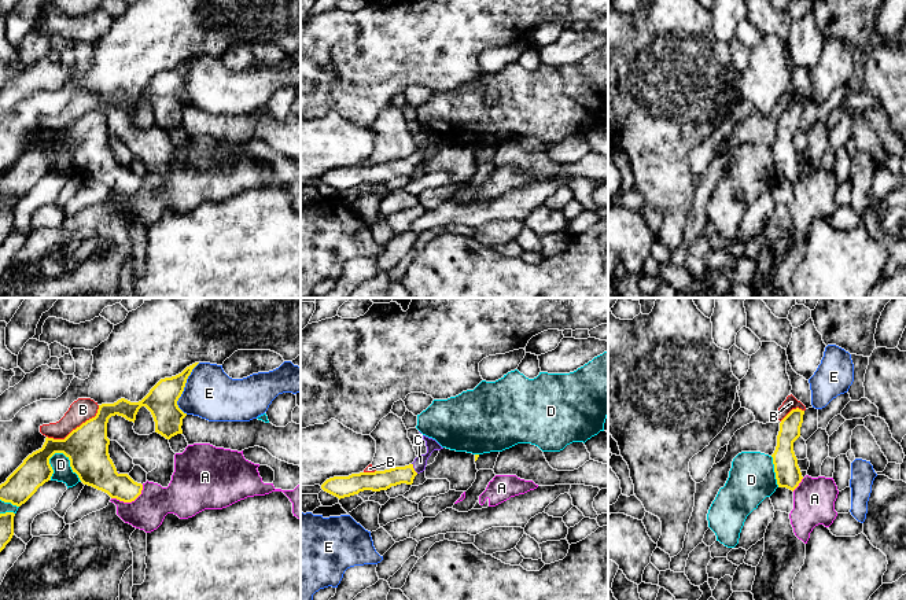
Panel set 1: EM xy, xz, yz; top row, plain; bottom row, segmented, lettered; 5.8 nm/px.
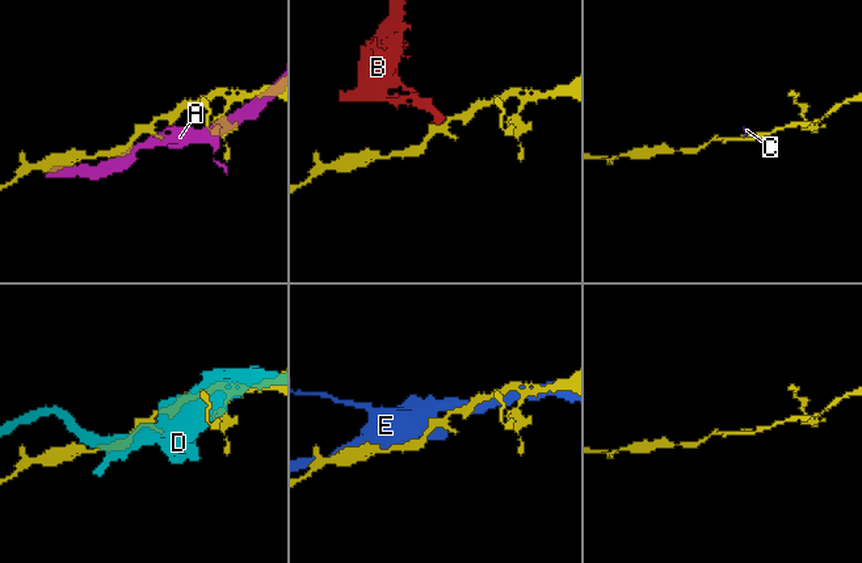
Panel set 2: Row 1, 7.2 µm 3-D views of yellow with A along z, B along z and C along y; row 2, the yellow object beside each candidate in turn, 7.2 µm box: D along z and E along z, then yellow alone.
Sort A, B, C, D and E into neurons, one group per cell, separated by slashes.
A / B / C / D / E

